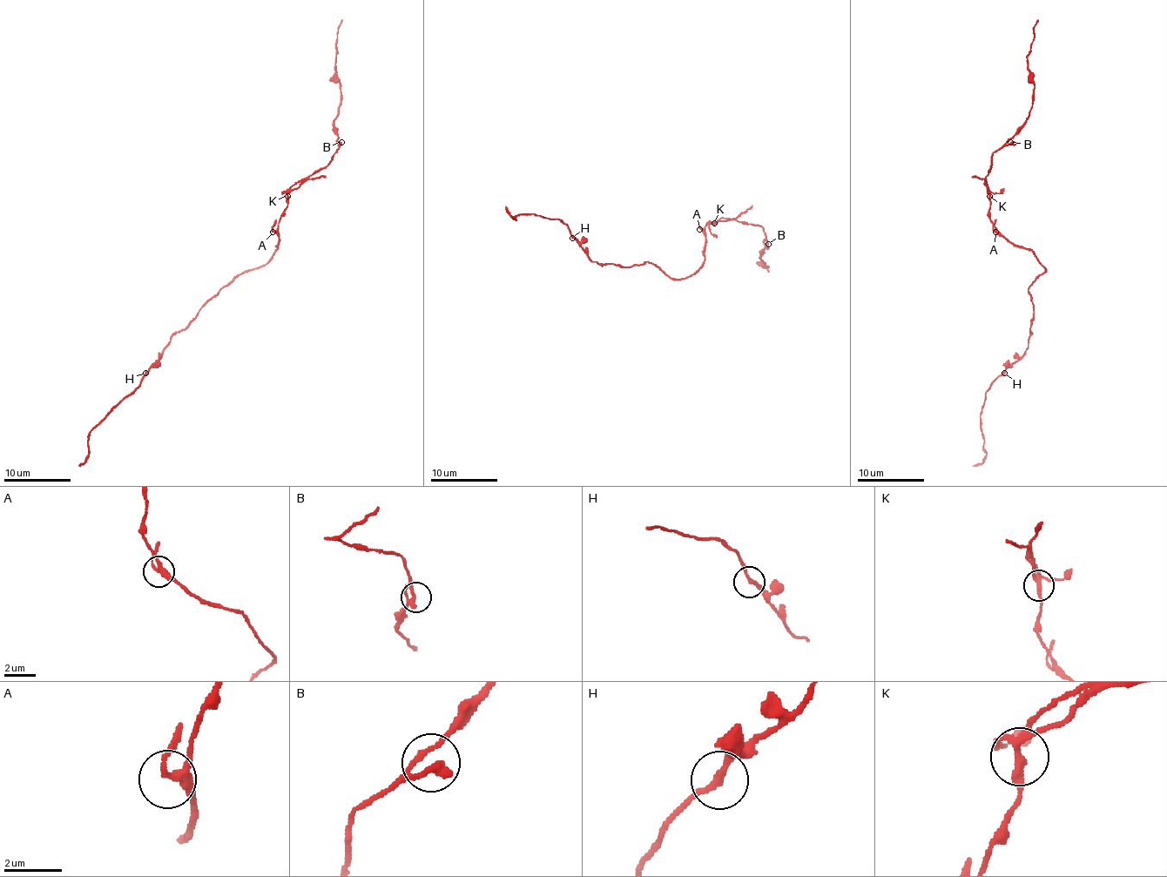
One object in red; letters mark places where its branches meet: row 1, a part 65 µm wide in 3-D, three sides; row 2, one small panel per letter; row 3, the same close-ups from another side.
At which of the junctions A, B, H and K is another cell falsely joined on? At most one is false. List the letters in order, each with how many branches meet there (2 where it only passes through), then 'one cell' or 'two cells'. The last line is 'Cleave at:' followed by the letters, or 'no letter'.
A: branches 3; one cell
B: branches 2; one cell
H: branches 2; one cell
K: branches 3; one cell
Cleave at: no letter

